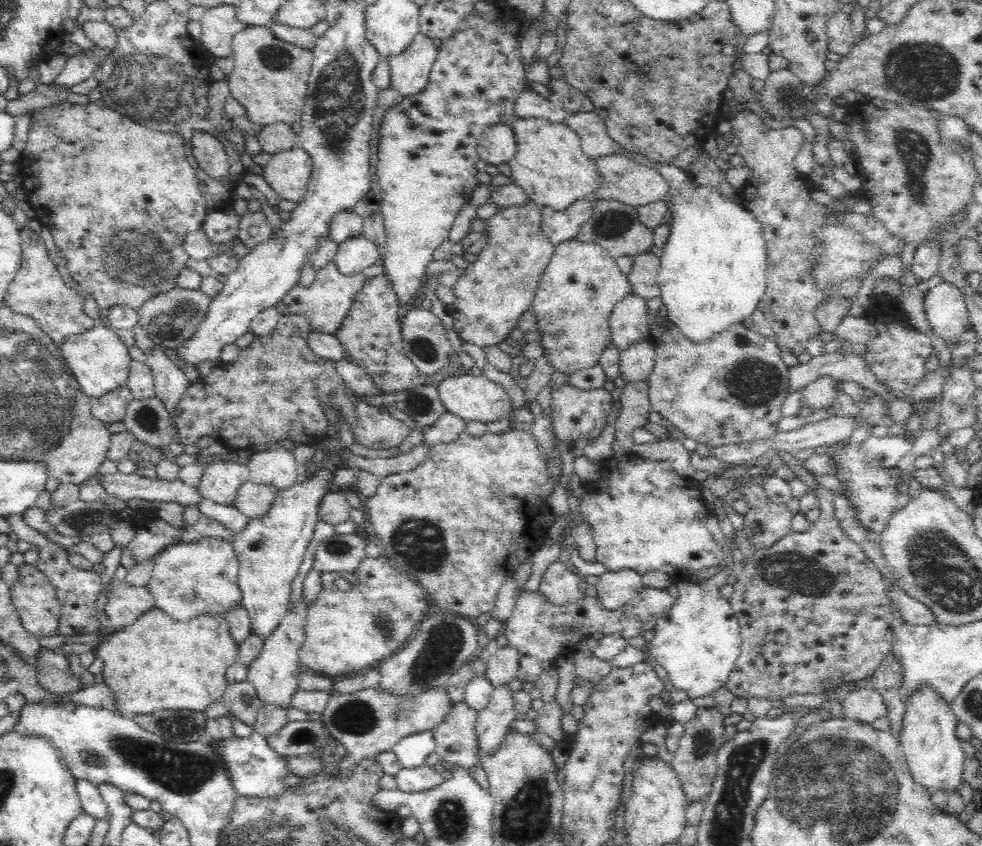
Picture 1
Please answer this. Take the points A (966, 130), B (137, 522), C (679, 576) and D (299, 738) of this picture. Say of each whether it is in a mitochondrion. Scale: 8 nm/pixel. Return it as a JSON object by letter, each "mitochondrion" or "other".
{"A":"other","B":"other","C":"other","D":"mitochondrion"}

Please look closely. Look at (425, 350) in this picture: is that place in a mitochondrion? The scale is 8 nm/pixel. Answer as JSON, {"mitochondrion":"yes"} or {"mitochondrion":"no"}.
{"mitochondrion":"yes"}

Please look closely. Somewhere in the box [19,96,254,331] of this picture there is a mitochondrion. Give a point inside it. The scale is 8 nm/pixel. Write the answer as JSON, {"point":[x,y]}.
{"point":[135,258]}

